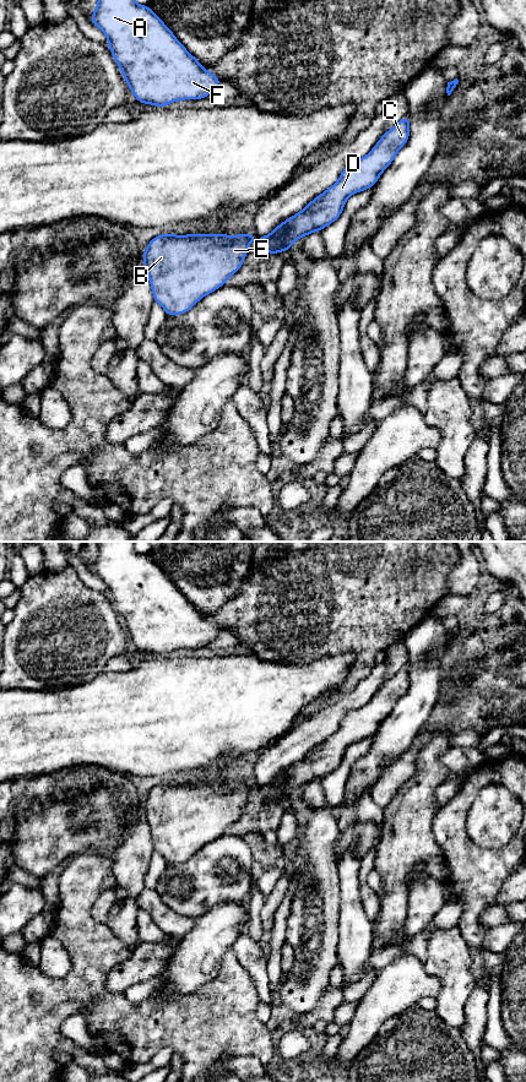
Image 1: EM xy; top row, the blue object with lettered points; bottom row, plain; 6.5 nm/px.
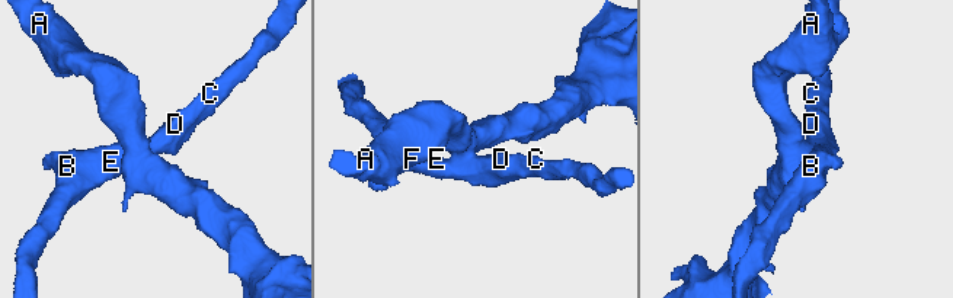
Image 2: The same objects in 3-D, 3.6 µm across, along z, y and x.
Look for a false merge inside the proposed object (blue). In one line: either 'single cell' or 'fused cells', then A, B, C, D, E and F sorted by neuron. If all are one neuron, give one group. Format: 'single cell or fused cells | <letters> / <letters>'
fused cells | A F / B C D E

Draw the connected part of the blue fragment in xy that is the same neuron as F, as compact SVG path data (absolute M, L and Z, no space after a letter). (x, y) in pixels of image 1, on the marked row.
M98 0L98 5L91 16L91 23L102 29L107 36L107 45L121 70L129 88L140 103L163 108L169 103L183 99L202 99L211 94L222 82L221 78L208 72L185 49L150 6L139 5L135 0Z

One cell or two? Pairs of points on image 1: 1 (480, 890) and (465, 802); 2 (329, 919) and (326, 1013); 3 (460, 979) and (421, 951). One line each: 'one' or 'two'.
1: one
2: two
3: two

